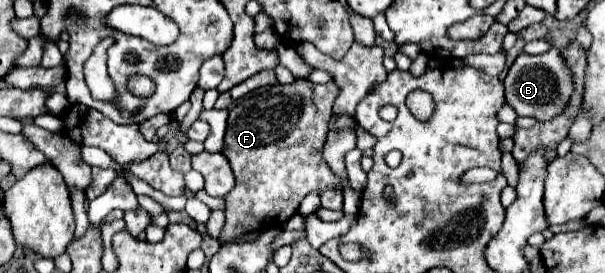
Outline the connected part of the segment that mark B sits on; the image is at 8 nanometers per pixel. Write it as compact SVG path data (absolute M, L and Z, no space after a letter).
M550 48L548 52L538 56L522 52L510 66L508 76L504 78L504 88L506 100L508 104L512 104L512 108L516 108L518 116L532 116L540 122L558 116L574 90L572 76L568 76L568 68L564 68L564 60L560 60L558 48Z

